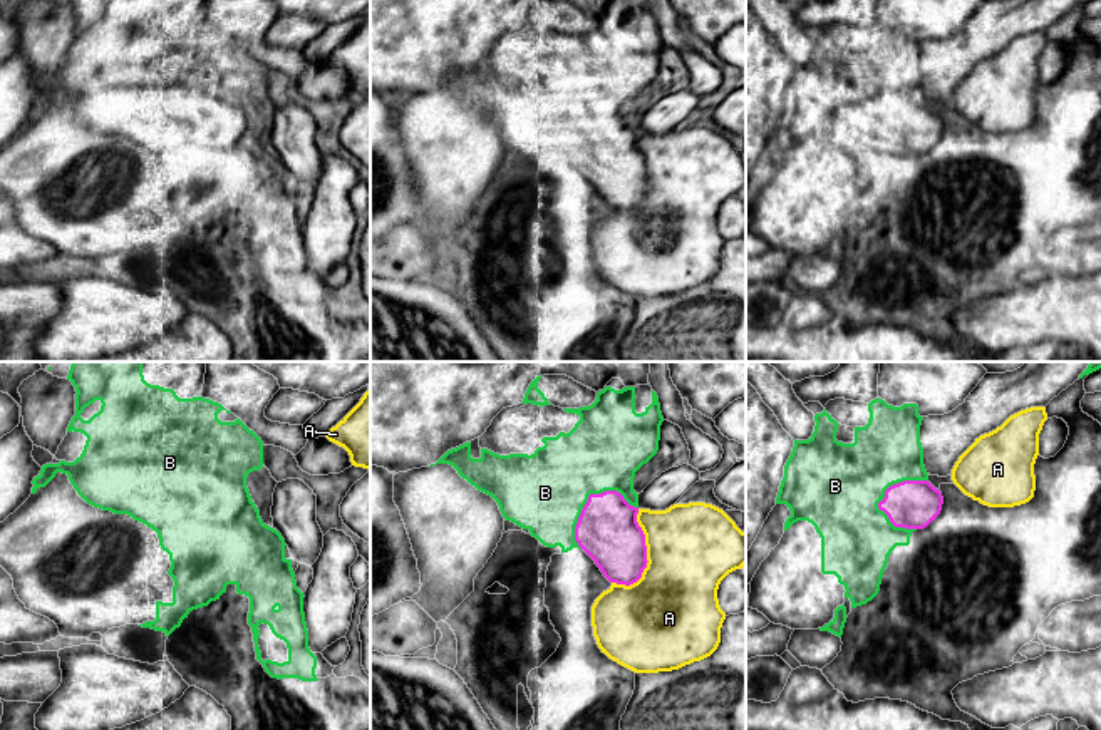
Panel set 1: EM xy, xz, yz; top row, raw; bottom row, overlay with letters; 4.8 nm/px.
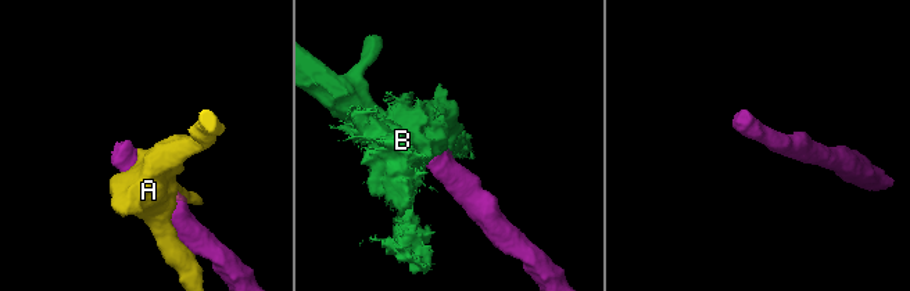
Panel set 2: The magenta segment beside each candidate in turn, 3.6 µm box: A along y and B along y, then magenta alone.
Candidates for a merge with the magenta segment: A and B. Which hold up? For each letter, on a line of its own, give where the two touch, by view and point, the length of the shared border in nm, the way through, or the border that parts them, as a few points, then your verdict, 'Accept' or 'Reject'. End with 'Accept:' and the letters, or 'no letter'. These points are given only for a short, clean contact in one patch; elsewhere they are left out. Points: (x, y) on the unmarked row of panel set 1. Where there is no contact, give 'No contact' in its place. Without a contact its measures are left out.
A: Touches magenta at xz (646, 179). Shared border 380 nm. Reject
B: Touches magenta at xz (589, 123). Shared border 360 nm. Accept
Accept: B

